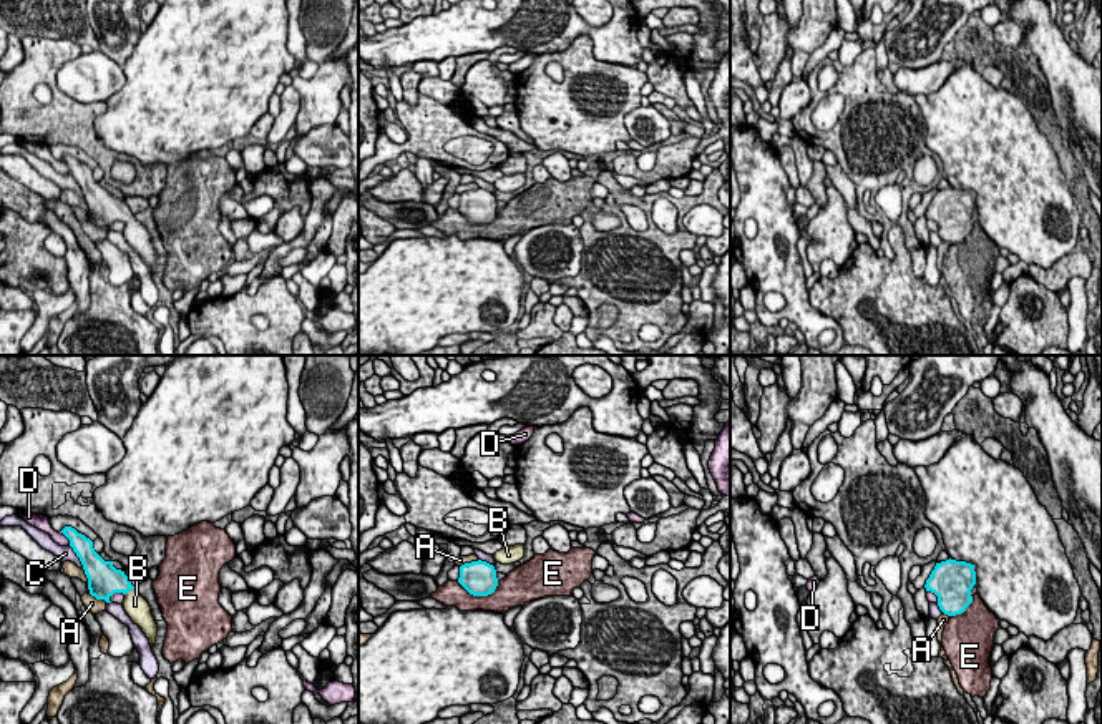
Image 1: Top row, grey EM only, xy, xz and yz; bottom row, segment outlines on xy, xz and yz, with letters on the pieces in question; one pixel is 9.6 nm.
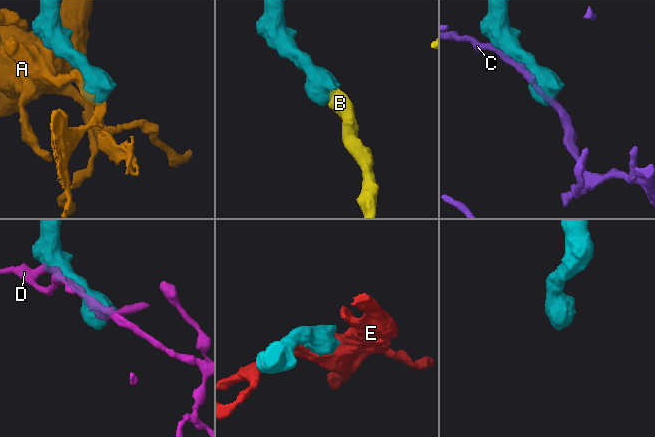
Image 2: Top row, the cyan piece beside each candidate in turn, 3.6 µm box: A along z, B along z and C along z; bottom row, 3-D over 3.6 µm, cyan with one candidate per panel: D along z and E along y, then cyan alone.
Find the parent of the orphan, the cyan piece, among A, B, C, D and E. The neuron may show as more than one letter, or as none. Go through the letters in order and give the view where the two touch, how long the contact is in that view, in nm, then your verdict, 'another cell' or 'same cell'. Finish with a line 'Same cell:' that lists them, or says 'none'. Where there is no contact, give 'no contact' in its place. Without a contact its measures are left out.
A: contact in xz; length 200 nm; another cell
B: contact in xy; length 120 nm; same cell
C: contact in xy; length 280 nm; another cell
D: contact in xy; length 180 nm; another cell
E: contact in xz; length 420 nm; another cell
Same cell: B

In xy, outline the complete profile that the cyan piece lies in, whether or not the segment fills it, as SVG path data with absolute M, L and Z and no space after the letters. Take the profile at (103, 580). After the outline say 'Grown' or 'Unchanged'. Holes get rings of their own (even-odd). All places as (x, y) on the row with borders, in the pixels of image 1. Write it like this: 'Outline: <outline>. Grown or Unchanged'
Outline: M65 526L63 533L70 540L70 546L80 558L88 578L90 594L96 599L111 603L115 593L123 593L123 608L134 624L138 624L149 639L151 649L156 643L158 624L153 618L149 603L134 589L124 571L116 570L113 561L105 561L93 548L93 541L78 533L71 526Z. Grown

